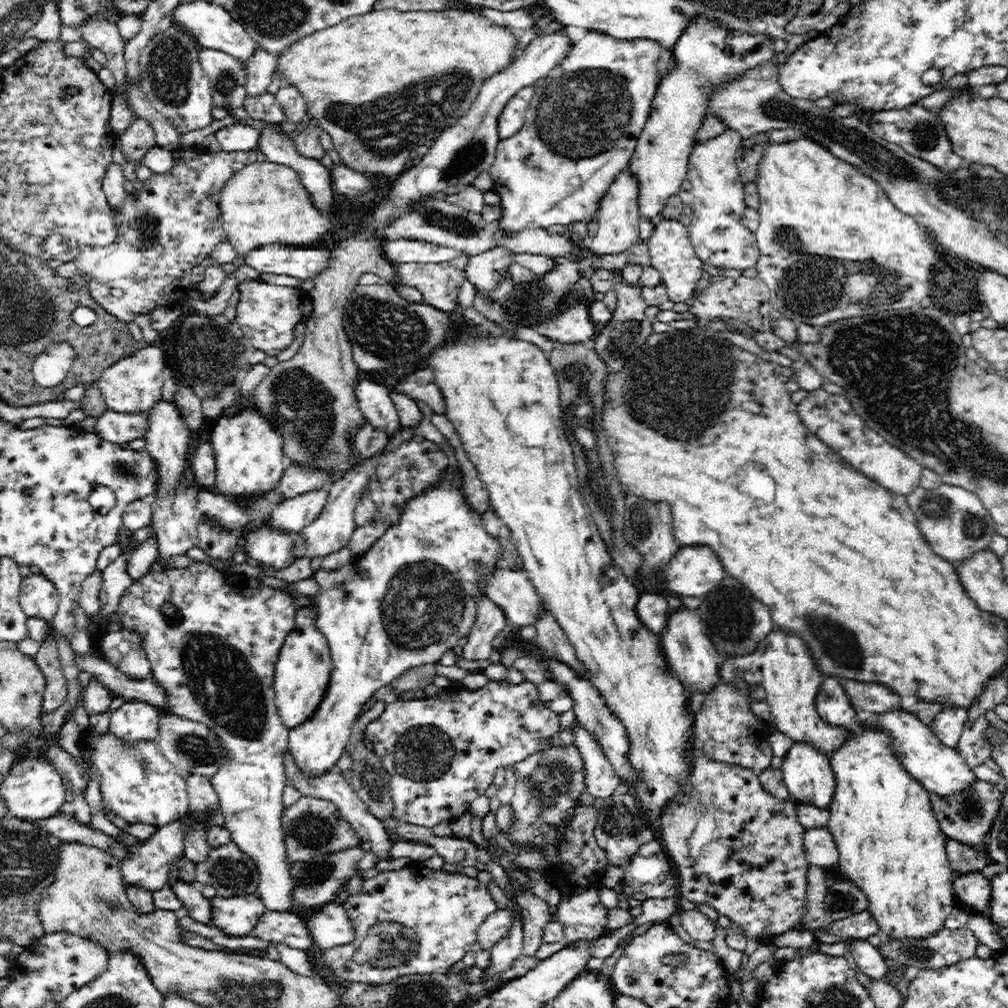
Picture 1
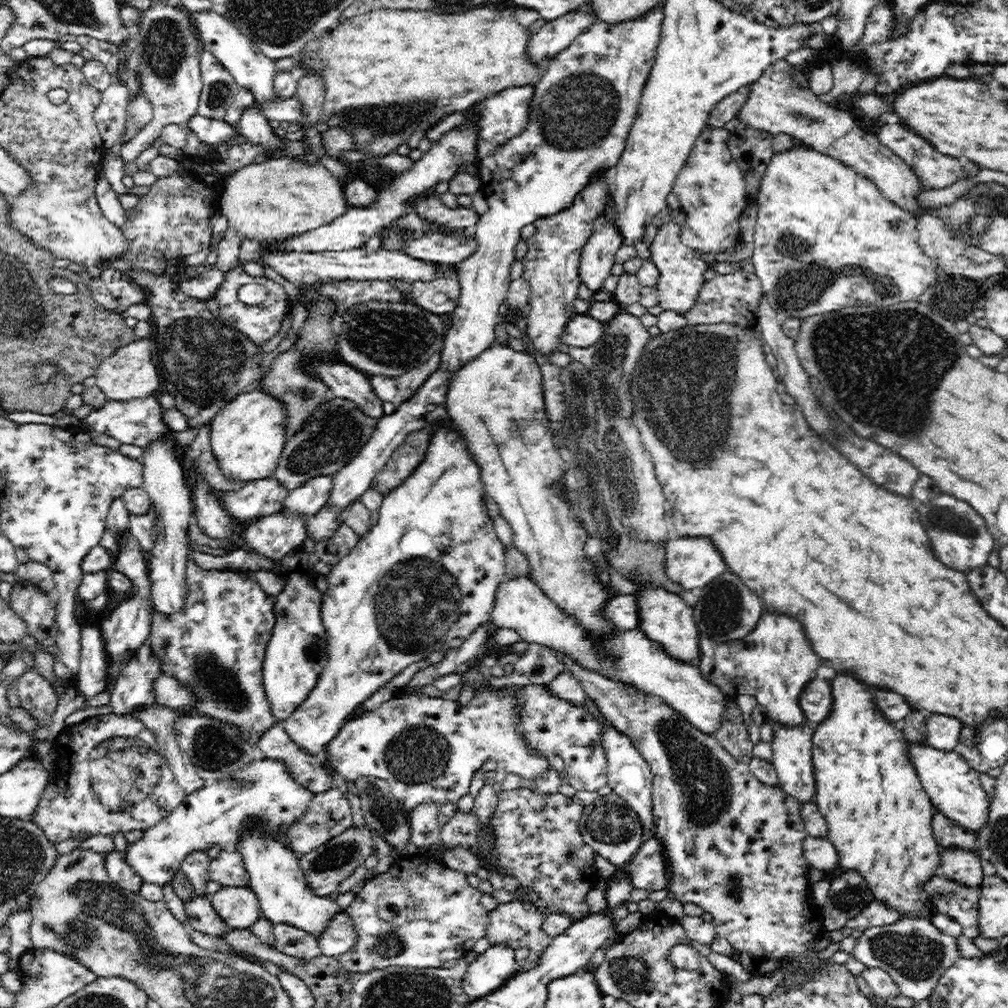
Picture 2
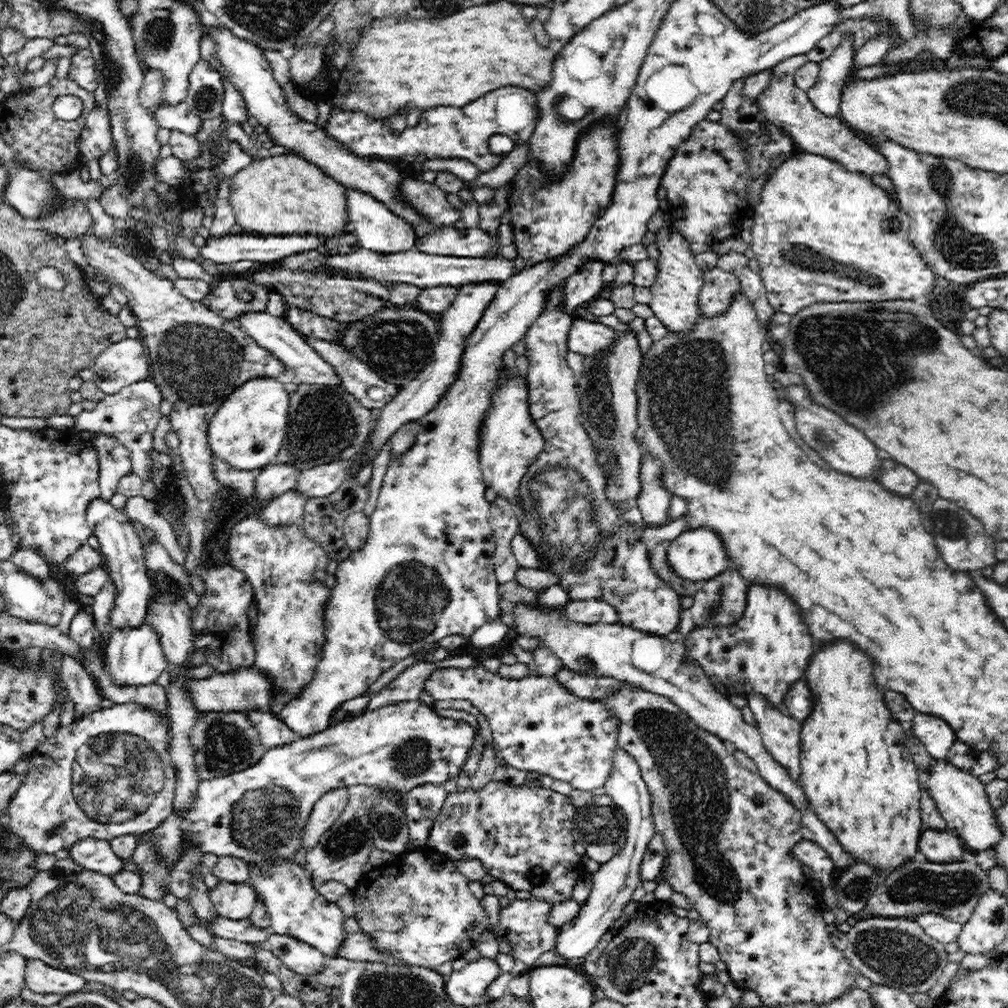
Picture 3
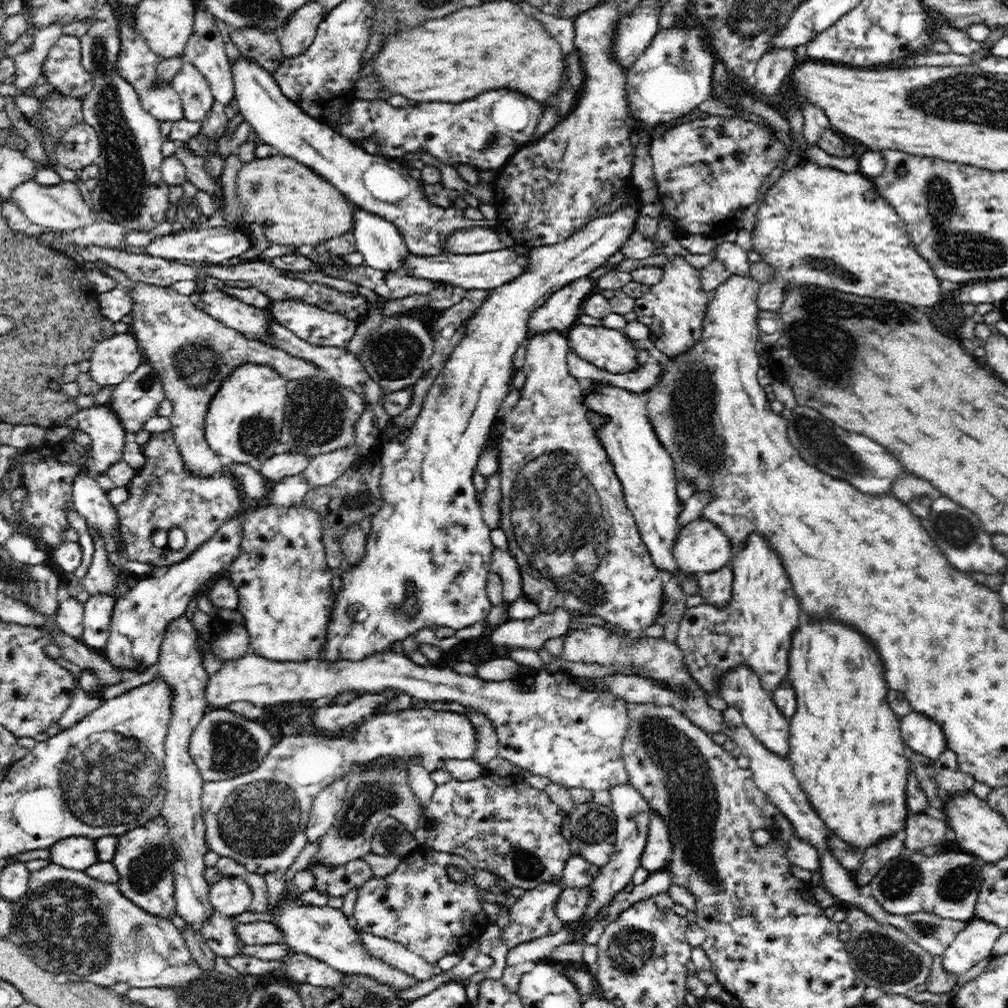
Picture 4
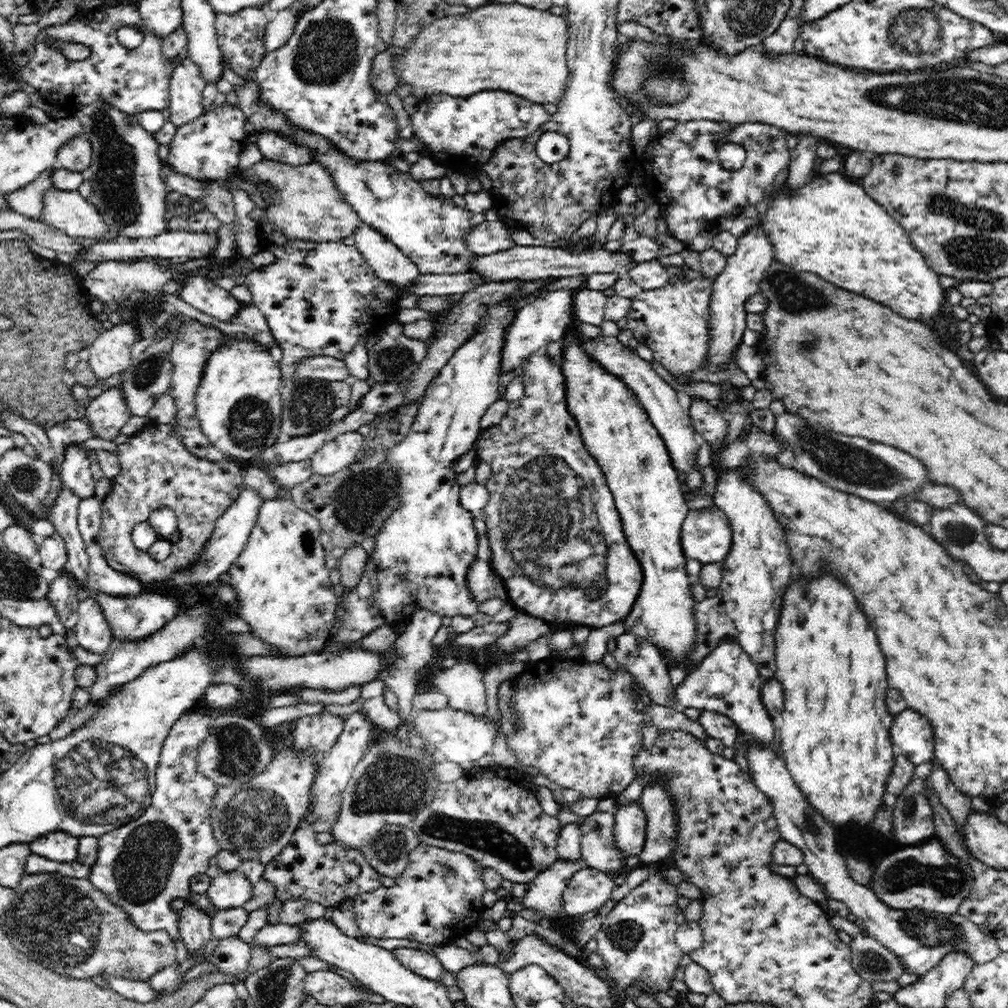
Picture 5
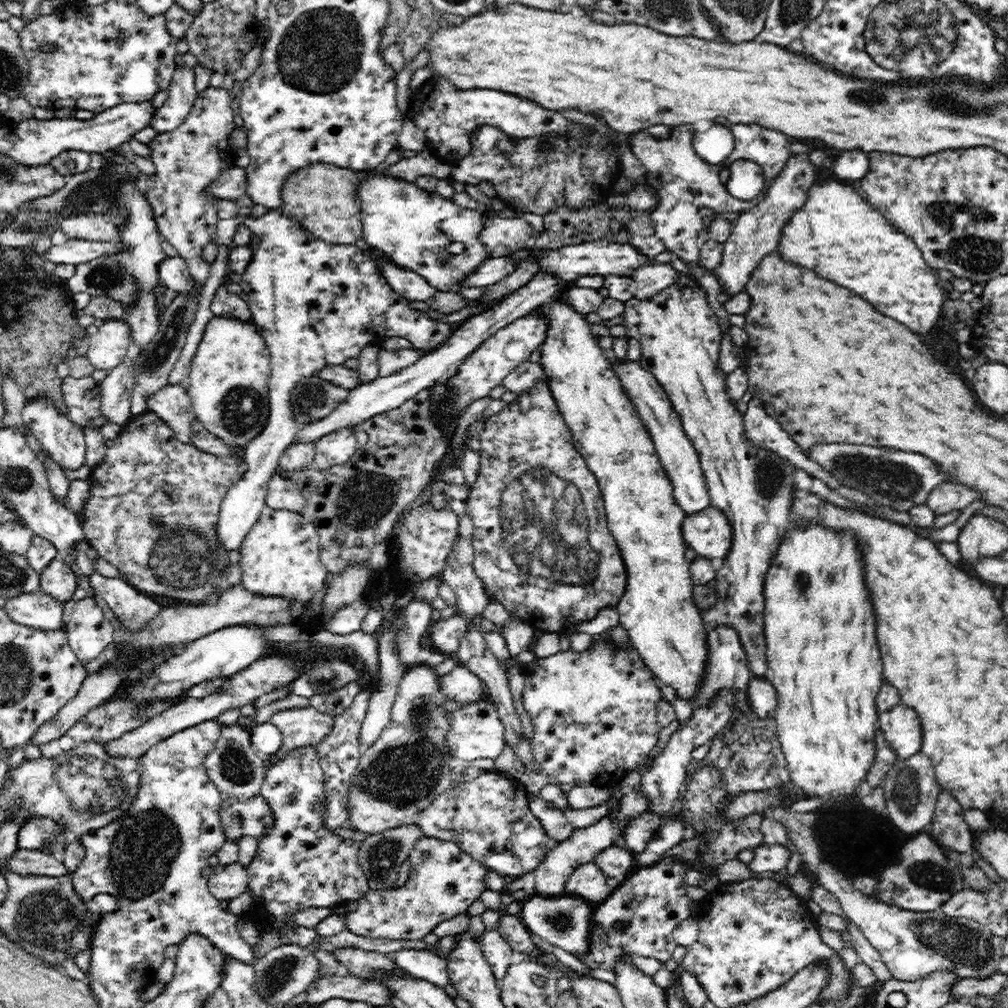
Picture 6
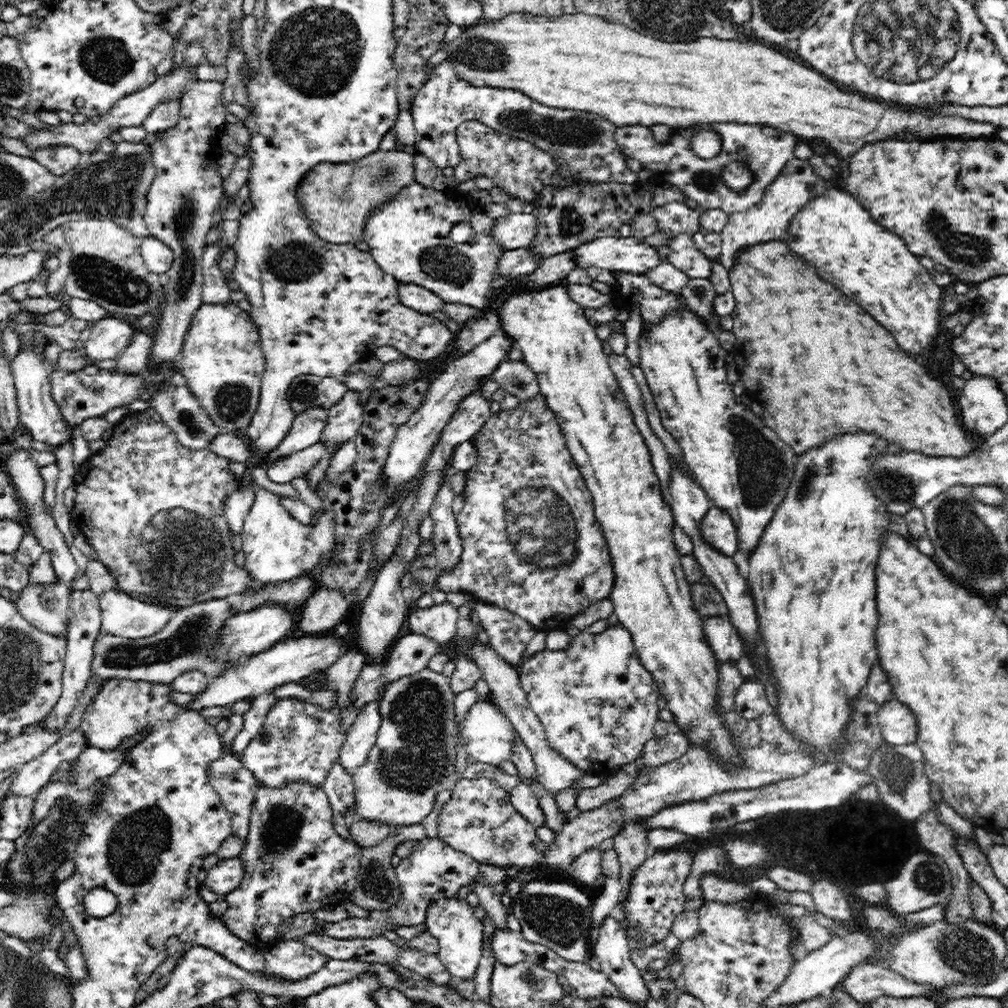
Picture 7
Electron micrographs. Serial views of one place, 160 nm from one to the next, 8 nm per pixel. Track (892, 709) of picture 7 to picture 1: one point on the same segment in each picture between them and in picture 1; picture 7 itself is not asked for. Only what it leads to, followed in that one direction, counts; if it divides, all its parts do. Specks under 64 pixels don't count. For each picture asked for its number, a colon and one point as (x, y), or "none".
1: (949, 724)
2: (942, 731)
3: (936, 735)
4: (922, 734)
5: (912, 735)
6: (901, 727)

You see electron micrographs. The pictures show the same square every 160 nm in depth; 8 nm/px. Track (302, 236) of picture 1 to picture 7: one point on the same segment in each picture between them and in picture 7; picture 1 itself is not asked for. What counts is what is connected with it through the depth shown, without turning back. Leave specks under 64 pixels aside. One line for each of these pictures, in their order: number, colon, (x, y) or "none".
2: (278, 199)
3: (282, 195)
4: (294, 205)
5: (306, 205)
6: (322, 198)
7: (337, 197)

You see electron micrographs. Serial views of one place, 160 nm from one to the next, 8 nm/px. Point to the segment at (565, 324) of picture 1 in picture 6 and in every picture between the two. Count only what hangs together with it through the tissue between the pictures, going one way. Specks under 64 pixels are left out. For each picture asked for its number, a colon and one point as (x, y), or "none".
2: (581, 331)
3: (586, 337)
4: (607, 349)
5: (659, 399)
6: (676, 451)

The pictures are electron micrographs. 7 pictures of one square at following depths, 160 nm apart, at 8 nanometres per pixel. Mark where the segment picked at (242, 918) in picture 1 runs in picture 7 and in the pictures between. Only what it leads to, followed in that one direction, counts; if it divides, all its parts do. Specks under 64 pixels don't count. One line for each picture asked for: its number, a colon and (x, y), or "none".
2: (238, 907)
3: (233, 900)
4: (231, 896)
5: (229, 889)
6: (227, 882)
7: (227, 875)

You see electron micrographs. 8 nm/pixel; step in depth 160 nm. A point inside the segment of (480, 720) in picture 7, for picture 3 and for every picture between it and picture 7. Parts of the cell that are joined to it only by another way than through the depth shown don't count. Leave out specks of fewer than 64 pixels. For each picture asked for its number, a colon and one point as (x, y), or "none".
3: (256, 814)
4: (259, 818)
5: (457, 736)
6: (476, 731)

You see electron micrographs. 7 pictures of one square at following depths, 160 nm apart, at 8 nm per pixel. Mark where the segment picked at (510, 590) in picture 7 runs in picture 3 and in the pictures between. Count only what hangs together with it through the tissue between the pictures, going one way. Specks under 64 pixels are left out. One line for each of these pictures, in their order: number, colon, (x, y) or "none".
3: (566, 486)
4: (570, 531)
5: (558, 543)
6: (543, 548)

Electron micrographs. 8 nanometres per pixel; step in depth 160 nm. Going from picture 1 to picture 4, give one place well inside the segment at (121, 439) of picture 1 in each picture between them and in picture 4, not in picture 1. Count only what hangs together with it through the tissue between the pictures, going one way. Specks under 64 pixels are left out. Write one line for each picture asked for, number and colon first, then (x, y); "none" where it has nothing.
2: (136, 422)
3: (131, 416)
4: (134, 401)

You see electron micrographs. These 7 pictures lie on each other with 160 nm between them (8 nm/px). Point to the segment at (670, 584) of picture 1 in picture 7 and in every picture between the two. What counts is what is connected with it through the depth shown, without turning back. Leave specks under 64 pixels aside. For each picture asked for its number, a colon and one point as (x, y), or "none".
2: (690, 562)
3: (698, 555)
4: (701, 547)
5: (706, 536)
6: (708, 532)
7: (717, 528)

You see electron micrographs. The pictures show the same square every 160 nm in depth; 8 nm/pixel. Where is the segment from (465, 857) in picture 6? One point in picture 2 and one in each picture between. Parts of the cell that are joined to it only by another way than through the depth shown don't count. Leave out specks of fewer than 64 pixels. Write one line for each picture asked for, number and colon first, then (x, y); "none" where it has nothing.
2: (419, 914)
3: (419, 909)
4: (418, 906)
5: (439, 897)

